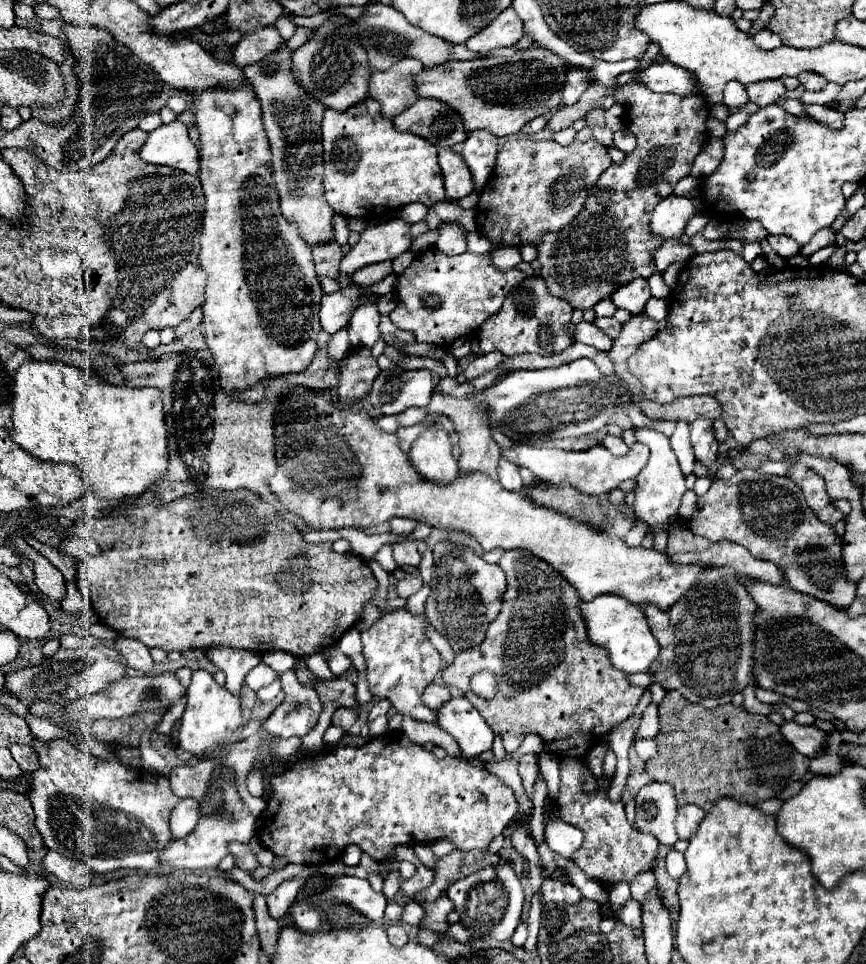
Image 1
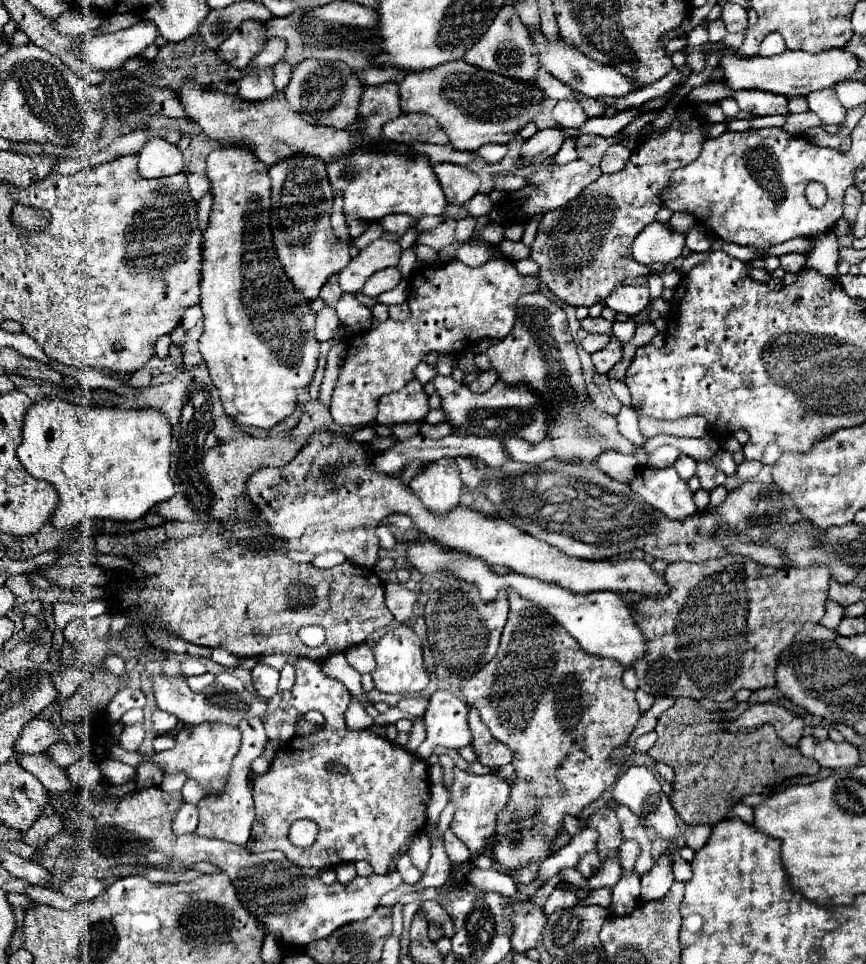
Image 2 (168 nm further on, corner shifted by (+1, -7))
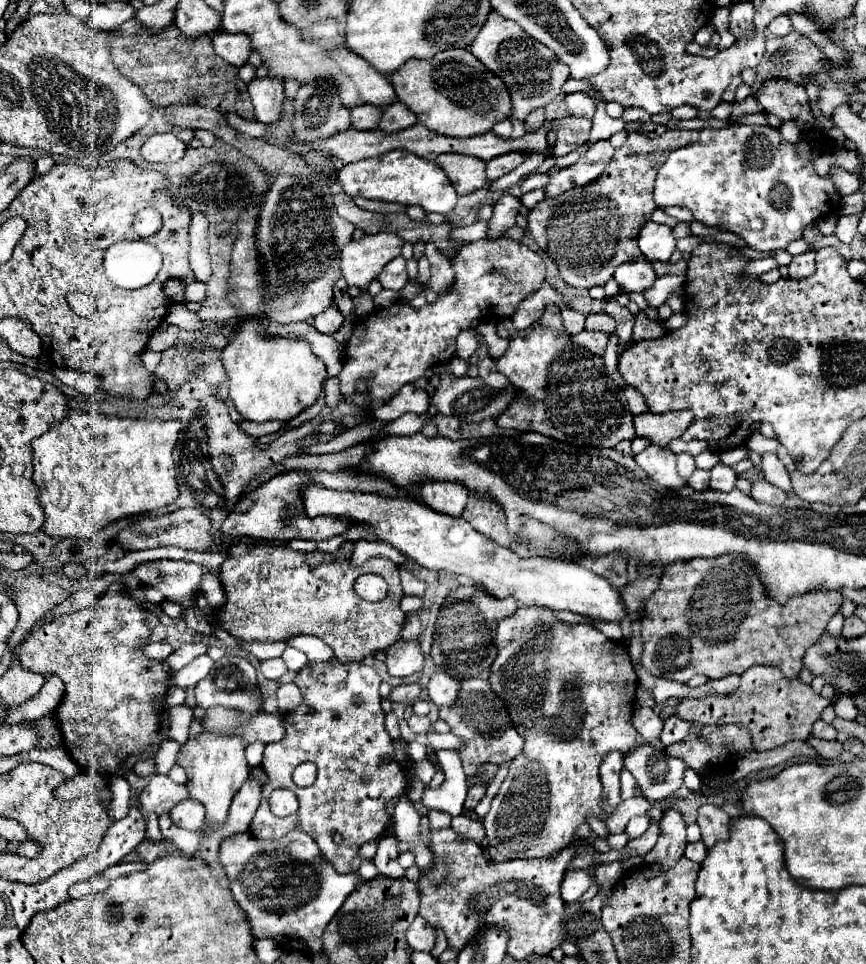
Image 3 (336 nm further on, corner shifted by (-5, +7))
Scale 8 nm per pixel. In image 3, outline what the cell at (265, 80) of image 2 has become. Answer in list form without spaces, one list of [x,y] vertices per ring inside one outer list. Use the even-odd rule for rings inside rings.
[[[254,79],[248,85],[248,93],[260,123],[274,123],[282,117],[282,103],[286,97],[280,79]]]

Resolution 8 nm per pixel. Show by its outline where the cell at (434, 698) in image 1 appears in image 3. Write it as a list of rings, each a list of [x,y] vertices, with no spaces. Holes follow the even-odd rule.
[[[400,685],[400,687],[392,687],[390,695],[386,697],[392,703],[402,703],[402,701],[416,701],[420,695],[420,687],[418,685]]]

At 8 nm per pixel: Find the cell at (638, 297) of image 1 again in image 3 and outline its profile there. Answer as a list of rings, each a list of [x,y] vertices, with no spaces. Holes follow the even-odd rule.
[[[640,259],[640,261],[630,261],[630,263],[622,263],[616,273],[614,279],[618,281],[620,289],[634,293],[634,291],[644,291],[648,287],[652,287],[654,279],[656,279],[656,271],[652,267],[650,261]]]

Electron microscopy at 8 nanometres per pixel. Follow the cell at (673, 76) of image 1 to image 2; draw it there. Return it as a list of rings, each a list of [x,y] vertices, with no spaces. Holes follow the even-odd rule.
[[[542,33],[538,35],[530,35],[532,41],[536,43],[538,51],[540,51],[540,63],[546,67],[546,71],[556,77],[558,81],[562,81],[564,85],[570,85],[572,89],[588,95],[588,97],[624,97],[636,89],[640,89],[642,85],[640,83],[634,83],[632,79],[626,79],[622,73],[614,71],[612,67],[604,65],[604,63],[598,63],[598,61],[592,61],[588,59],[586,55],[578,53],[576,47],[564,43],[564,39],[560,37],[558,39],[558,45],[552,45],[548,43]]]

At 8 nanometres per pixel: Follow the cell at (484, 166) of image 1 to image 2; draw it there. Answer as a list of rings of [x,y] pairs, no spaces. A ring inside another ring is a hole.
[[[488,143],[488,145],[482,145],[476,153],[478,153],[478,157],[482,157],[482,159],[488,161],[488,163],[496,163],[496,161],[500,161],[500,159],[506,155],[506,151],[508,151],[506,145]]]

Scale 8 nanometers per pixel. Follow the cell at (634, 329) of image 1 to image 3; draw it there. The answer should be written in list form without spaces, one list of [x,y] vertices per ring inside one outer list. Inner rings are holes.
[[[582,331],[578,335],[570,335],[570,341],[592,351],[594,355],[604,355],[604,349],[606,349],[606,343],[608,343],[608,335],[606,333],[600,333],[600,331]]]

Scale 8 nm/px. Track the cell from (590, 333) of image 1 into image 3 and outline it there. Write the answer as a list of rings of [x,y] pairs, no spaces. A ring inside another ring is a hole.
[[[592,313],[586,319],[586,329],[590,331],[604,331],[604,333],[614,333],[616,331],[616,321],[606,315],[606,313]]]

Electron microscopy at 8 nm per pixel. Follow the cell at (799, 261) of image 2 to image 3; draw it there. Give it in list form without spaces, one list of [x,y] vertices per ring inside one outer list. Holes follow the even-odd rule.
[[[814,251],[796,255],[796,257],[792,259],[792,263],[788,265],[788,269],[790,269],[790,279],[806,279],[806,277],[810,277],[810,275],[816,271]]]

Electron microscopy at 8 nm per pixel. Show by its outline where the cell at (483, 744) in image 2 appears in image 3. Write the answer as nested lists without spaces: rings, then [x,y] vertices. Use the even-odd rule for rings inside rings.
[[[486,679],[462,681],[460,697],[452,705],[438,709],[438,717],[442,721],[446,721],[450,725],[450,731],[456,737],[460,737],[464,743],[464,749],[460,749],[462,769],[466,775],[472,777],[472,787],[468,789],[464,805],[466,805],[466,809],[474,809],[480,803],[480,799],[486,795],[486,789],[488,789],[488,785],[478,779],[480,767],[486,763],[494,763],[494,765],[510,763],[522,751],[524,739],[516,733],[516,729],[508,717],[508,709],[504,705],[504,701],[500,697],[496,697],[496,693],[490,689]]]

